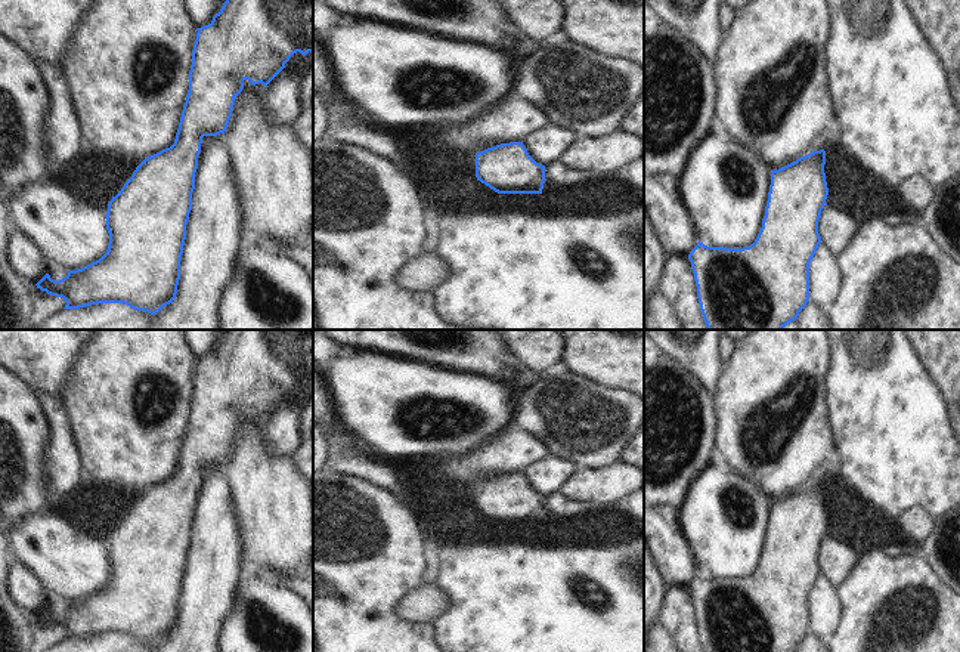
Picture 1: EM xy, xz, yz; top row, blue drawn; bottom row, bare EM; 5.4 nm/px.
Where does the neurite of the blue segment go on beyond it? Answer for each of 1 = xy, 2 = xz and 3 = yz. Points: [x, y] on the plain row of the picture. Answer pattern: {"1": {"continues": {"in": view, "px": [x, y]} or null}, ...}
{"1": {"continues": {"in": "xy", "px": [132, 496]}}, "2": {"continues": {"in": "xz", "px": [454, 507]}}, "3": {"continues": {"in": "yz", "px": [836, 490]}}}

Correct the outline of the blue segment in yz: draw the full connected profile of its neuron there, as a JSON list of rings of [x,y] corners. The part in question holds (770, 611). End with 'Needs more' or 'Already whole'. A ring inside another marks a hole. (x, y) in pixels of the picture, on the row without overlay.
[[[839,473],[818,480],[812,476],[800,488],[771,501],[771,516],[762,559],[753,575],[743,580],[707,578],[703,574],[690,583],[688,590],[697,617],[697,630],[704,652],[796,652],[799,643],[809,633],[809,594],[821,575],[818,551],[827,537],[829,519],[826,509],[845,512],[845,501],[851,497],[845,478]]]. Needs more

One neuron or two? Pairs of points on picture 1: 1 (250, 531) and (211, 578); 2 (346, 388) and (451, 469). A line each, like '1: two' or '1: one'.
1: two
2: two

